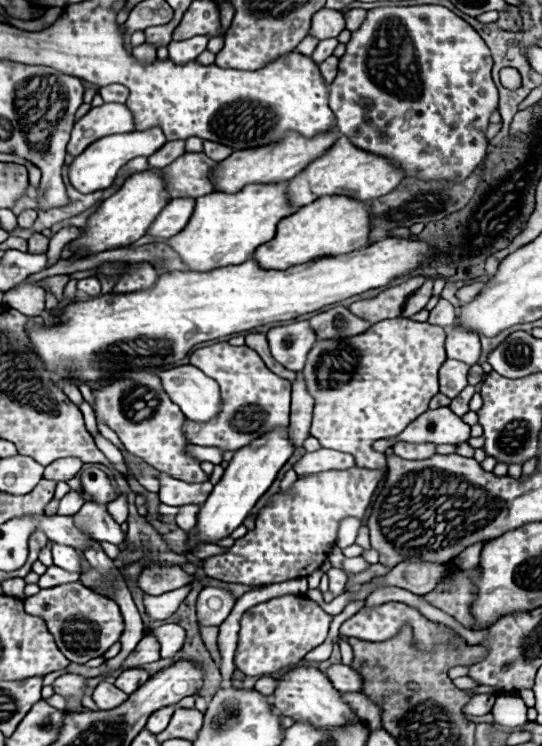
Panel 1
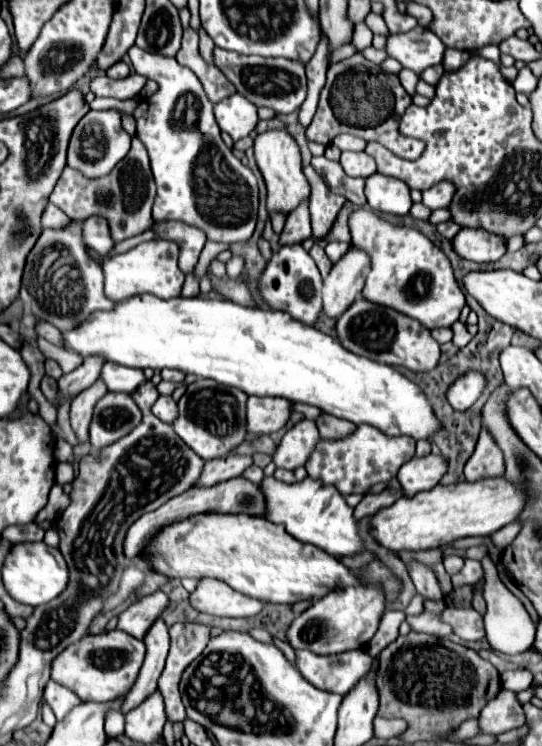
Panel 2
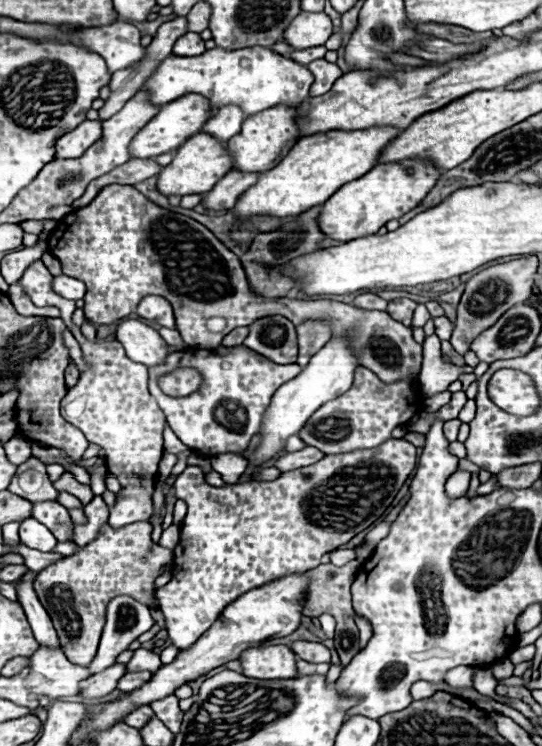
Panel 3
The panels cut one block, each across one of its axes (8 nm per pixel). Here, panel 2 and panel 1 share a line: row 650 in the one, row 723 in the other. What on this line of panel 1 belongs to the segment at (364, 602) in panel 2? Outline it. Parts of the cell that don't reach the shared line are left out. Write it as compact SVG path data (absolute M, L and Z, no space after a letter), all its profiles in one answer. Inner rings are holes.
M294 666L292 670L278 676L278 686L274 690L274 708L282 716L292 716L296 722L308 720L316 728L332 728L332 726L344 726L352 720L358 720L358 716L350 710L348 704L344 704L338 696L338 692L332 688L330 680L312 666Z

